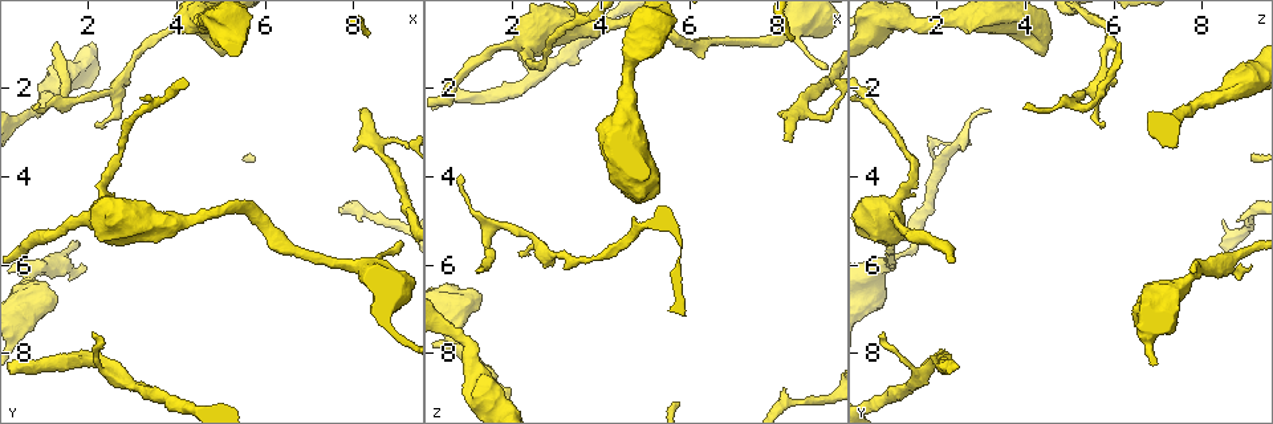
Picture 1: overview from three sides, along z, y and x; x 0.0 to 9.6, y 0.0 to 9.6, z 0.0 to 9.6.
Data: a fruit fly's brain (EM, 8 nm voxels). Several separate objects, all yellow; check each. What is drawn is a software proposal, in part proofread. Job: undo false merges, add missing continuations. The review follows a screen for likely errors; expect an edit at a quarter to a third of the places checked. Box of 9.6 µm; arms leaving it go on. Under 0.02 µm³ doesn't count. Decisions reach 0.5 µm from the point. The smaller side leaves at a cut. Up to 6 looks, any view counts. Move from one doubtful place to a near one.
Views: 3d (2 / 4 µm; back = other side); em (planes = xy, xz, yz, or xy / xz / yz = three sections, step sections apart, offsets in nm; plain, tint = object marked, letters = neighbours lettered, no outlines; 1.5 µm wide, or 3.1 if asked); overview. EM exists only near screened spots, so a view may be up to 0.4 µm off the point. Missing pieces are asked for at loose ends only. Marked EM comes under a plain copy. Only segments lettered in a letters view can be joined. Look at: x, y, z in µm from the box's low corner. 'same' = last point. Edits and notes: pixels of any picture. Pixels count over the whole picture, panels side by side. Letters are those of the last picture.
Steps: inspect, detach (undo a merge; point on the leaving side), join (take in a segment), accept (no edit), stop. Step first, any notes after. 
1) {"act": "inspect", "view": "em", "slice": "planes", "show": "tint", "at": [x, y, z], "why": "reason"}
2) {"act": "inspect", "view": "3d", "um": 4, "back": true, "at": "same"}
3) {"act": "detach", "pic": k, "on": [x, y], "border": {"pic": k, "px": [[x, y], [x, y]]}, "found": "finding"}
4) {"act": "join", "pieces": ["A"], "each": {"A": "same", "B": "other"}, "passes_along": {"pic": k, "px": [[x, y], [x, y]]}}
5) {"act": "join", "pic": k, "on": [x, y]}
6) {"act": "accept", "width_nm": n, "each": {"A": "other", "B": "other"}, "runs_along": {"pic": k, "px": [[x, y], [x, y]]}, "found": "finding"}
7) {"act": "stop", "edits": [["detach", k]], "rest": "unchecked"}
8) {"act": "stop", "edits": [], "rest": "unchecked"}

{"act": "inspect", "view": "em", "slice": "xy", "step": 8, "show": "tint", "at": [1.15, 1.00, 6.15], "why": "an open end"}

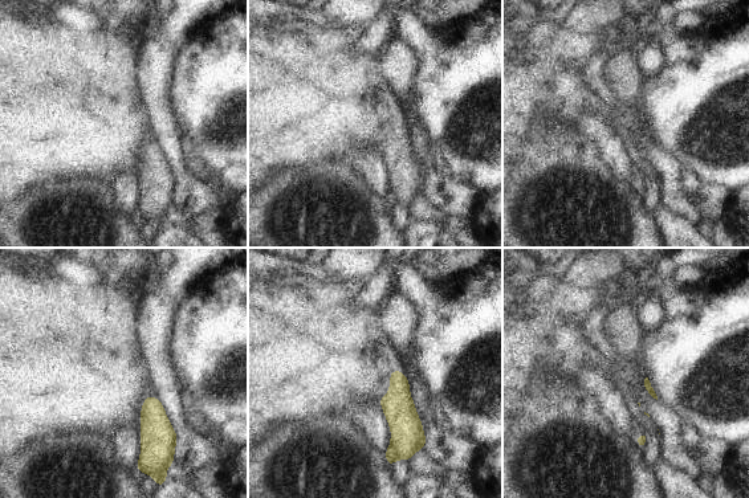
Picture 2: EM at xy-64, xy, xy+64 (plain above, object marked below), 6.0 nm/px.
{"act": "inspect", "view": "em", "slice": "planes", "show": "letters", "at": "same", "why": "another direction"}

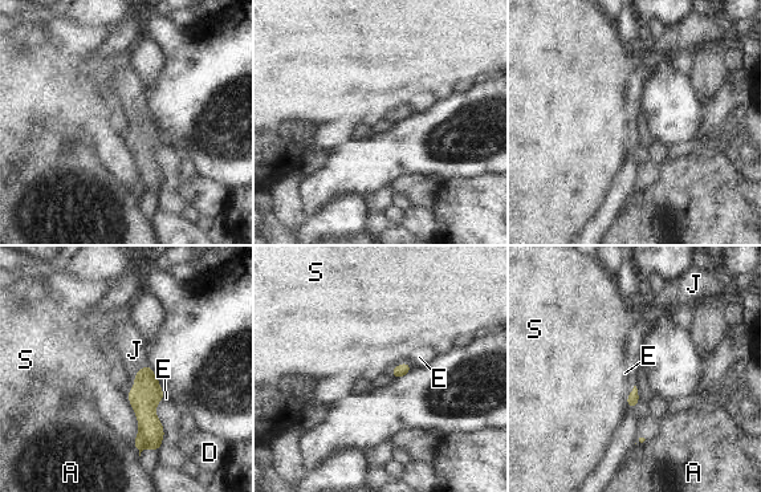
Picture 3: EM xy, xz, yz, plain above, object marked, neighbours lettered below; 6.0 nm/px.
{"act": "join", "pieces": ["J"], "each": {"A": "other", "D": "other", "E": "other", "J": "same", "S": "other"}, "found": "it goes on there"}

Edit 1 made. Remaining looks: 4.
{"act": "inspect", "view": "overview", "why": "see it whole again"}

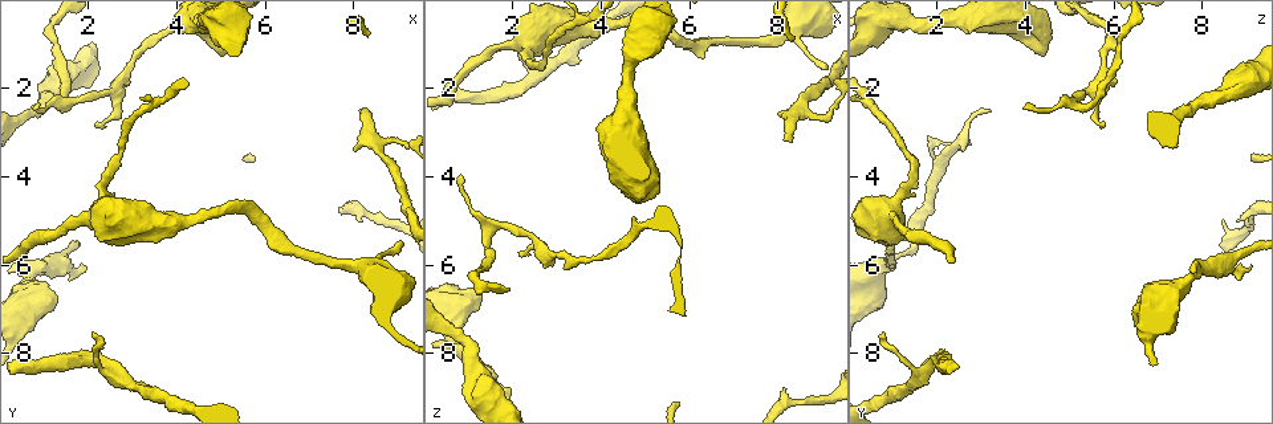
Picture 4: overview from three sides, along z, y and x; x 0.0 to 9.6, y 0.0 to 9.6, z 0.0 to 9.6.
{"act": "inspect", "view": "3d", "um": 4, "at": [2.25, 4.60, 1.05], "why": "thick turns thin"}

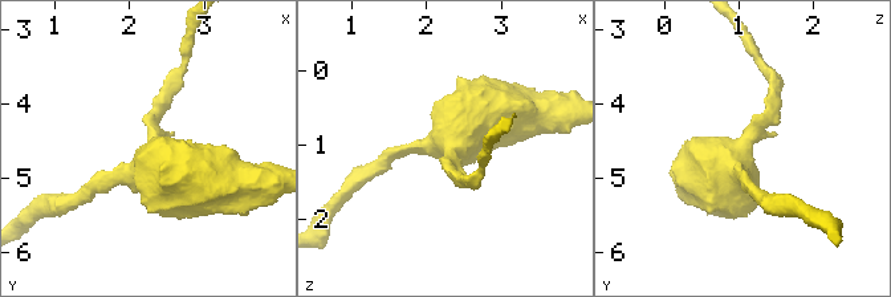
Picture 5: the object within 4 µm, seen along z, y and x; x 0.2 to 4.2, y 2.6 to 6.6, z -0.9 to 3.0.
{"act": "inspect", "view": "em", "slice": "xy", "step": 8, "show": "tint", "at": [2.35, 4.55, 1.00], "why": "shape alone is not enough"}

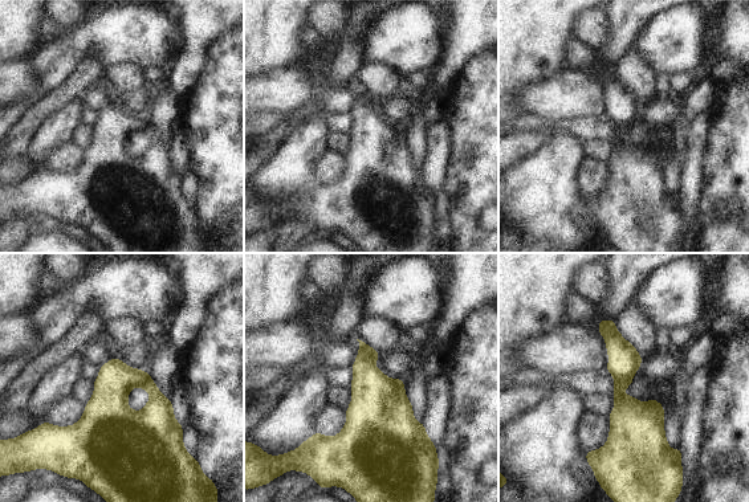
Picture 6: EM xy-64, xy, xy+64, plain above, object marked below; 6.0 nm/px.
{"act": "inspect", "view": "em", "slice": "planes", "show": "letters", "at": "same", "why": "cut it another way"}

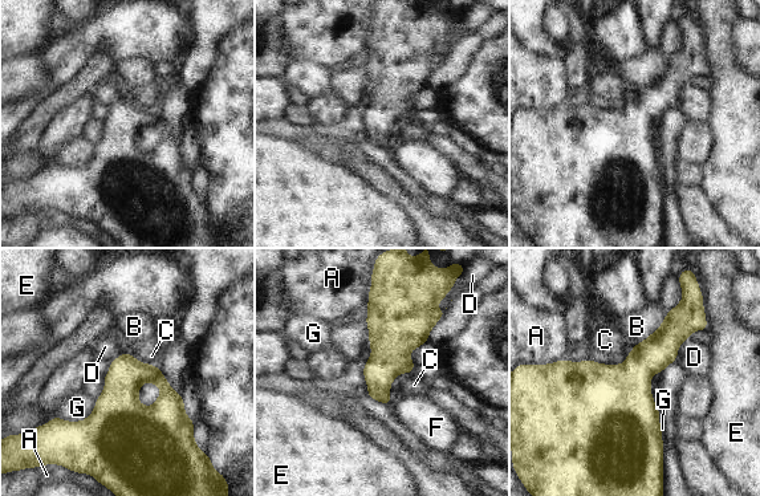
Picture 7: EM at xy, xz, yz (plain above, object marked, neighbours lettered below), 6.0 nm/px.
{"act": "accept", "each": {"A": "other", "B": "other", "C": "other", "D": "other", "E": "other", "F": "other", "G": "other"}, "border": {"pic": 7, "px": [[690, 337], [679, 345], [675, 361]]}, "found": "one neuron here"}

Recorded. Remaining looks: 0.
{"act": "stop", "edits": [["join", 3]], "rest": "unchecked"}

